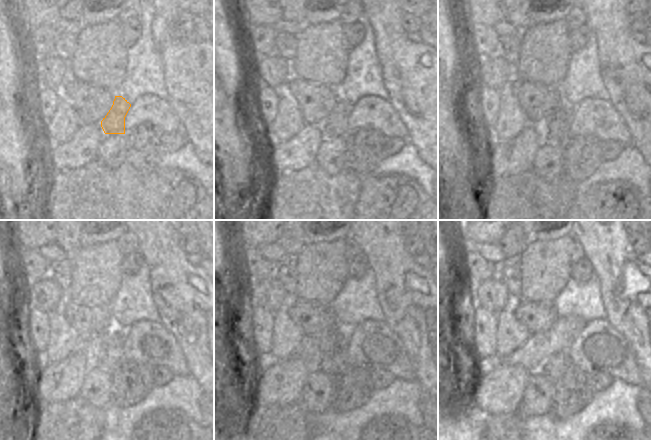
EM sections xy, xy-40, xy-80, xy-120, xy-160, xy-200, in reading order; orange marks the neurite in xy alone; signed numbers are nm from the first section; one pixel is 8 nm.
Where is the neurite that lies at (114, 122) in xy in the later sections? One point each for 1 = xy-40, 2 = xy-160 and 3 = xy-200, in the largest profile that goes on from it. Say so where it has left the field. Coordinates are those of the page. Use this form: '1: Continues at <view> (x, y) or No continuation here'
1: Continues at xy-40 (335, 125)
2: Continues at xy-160 (333, 363)
3: Continues at xy-200 (555, 366).

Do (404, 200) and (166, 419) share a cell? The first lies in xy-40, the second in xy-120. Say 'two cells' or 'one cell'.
one cell

